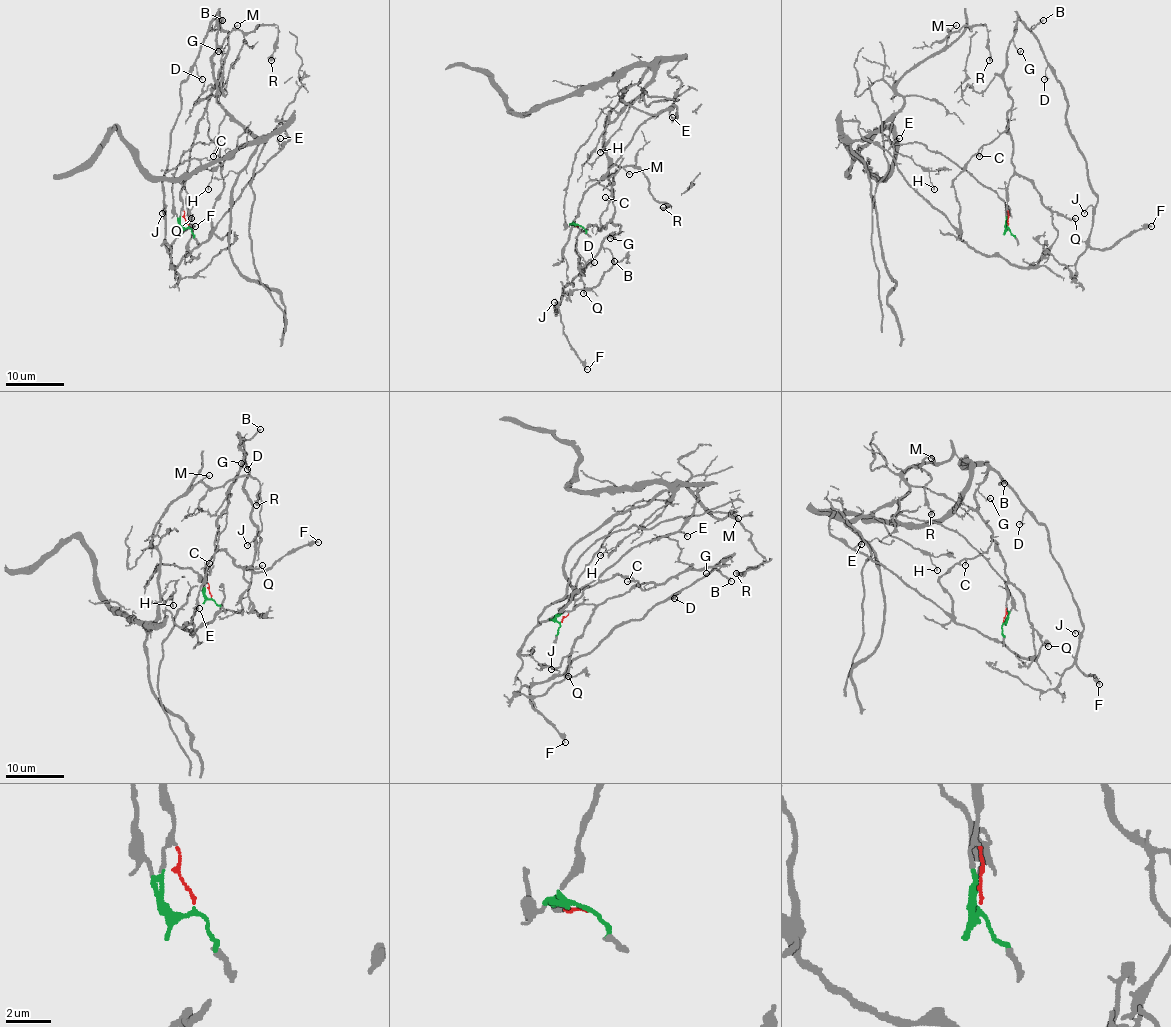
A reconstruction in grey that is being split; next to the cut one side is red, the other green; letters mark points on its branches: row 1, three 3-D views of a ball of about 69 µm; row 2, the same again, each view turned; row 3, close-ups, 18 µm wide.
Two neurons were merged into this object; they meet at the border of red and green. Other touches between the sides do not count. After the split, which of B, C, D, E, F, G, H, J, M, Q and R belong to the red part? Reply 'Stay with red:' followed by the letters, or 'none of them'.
Stay with red: B, C, D, F, G, J, Q

